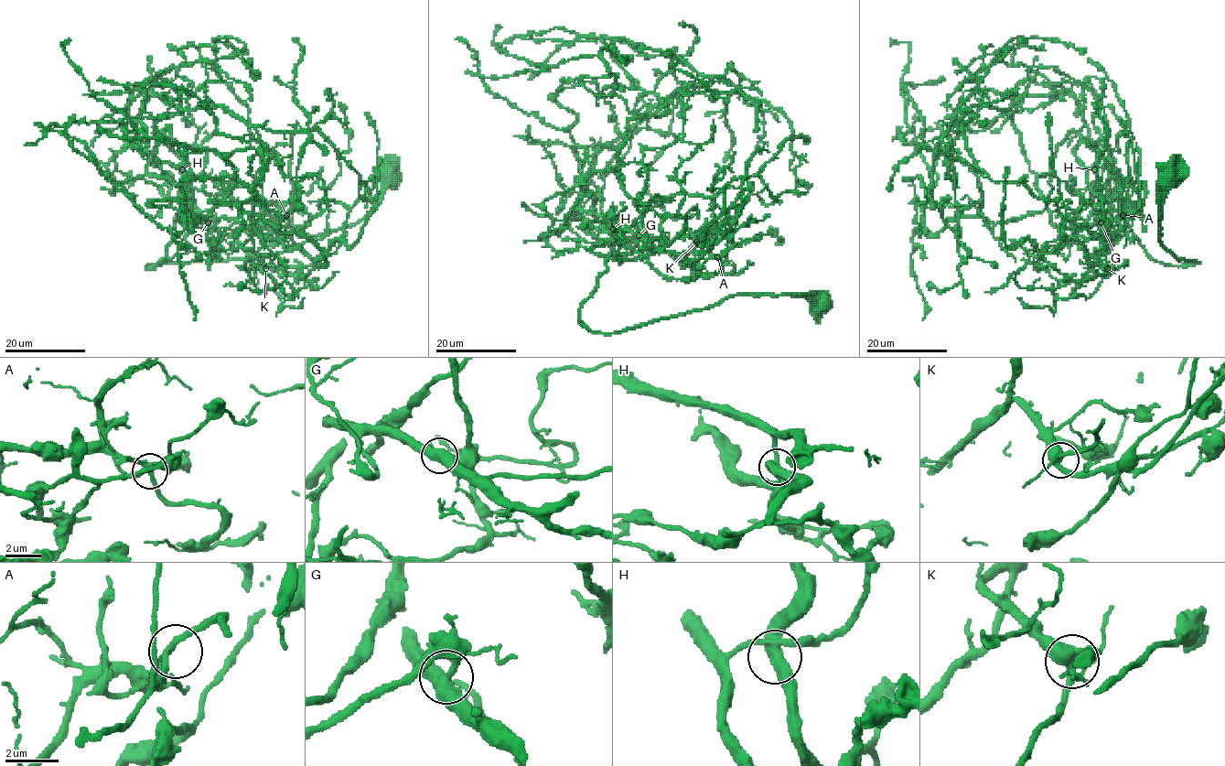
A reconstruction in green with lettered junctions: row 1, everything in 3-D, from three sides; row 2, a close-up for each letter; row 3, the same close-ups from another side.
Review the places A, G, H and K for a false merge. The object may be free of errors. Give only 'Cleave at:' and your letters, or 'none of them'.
Cleave at: none of them

